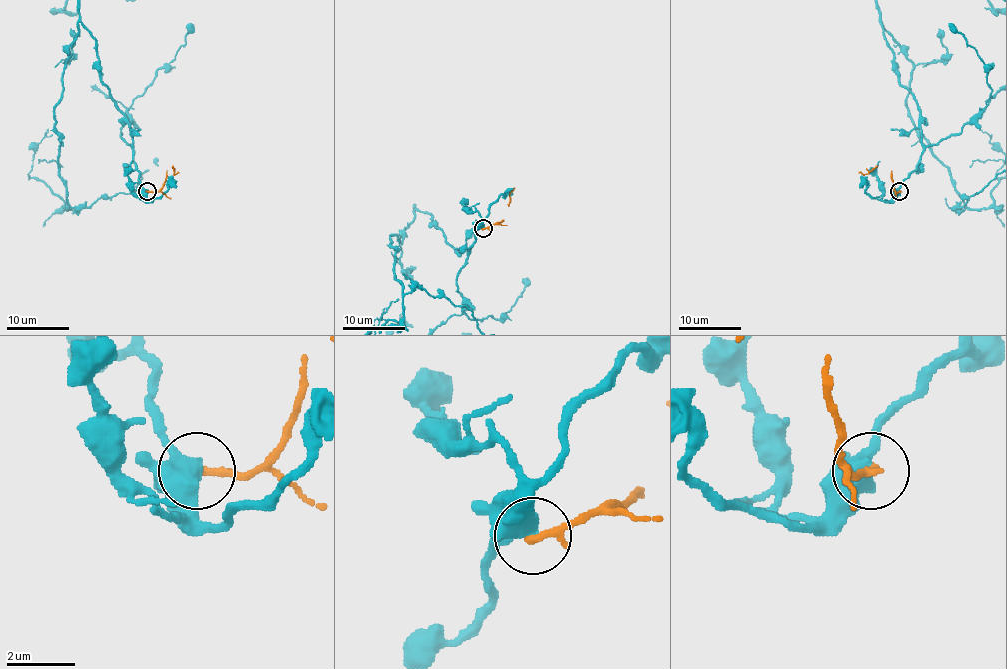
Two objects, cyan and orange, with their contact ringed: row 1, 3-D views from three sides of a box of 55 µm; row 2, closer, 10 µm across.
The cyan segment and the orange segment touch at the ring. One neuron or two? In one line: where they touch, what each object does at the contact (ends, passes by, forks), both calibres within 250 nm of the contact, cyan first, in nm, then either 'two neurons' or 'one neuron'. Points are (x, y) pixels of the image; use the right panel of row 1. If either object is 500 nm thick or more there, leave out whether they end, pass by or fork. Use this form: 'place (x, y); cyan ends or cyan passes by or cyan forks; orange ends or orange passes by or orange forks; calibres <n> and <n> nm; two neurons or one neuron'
place (899, 191); cyan passes by; orange ends; calibres 480 and 260 nm; two neurons

